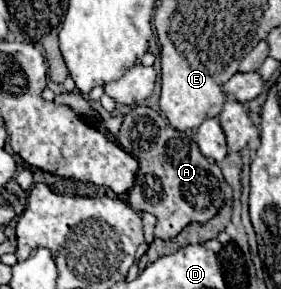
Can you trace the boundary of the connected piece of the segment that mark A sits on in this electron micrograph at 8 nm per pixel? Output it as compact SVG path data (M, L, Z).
M134 106L124 114L118 144L138 160L134 186L128 192L128 204L136 212L150 212L156 216L154 238L170 242L188 224L208 224L224 206L226 182L220 168L208 162L196 142L166 124L164 116L148 106Z

